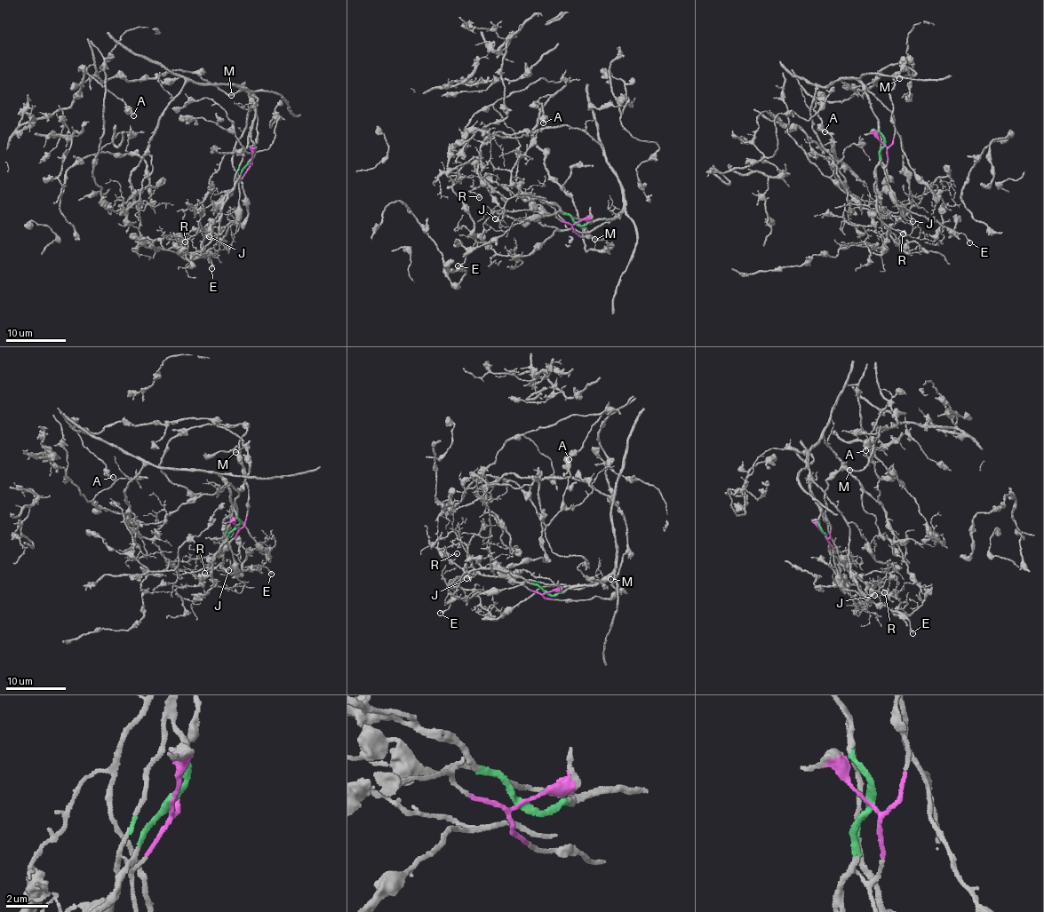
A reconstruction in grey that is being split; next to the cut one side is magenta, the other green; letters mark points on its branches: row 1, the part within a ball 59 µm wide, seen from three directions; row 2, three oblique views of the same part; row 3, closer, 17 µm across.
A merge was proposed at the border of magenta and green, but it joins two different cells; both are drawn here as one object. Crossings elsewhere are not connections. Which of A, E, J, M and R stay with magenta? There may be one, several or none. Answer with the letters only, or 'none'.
A, E, M

